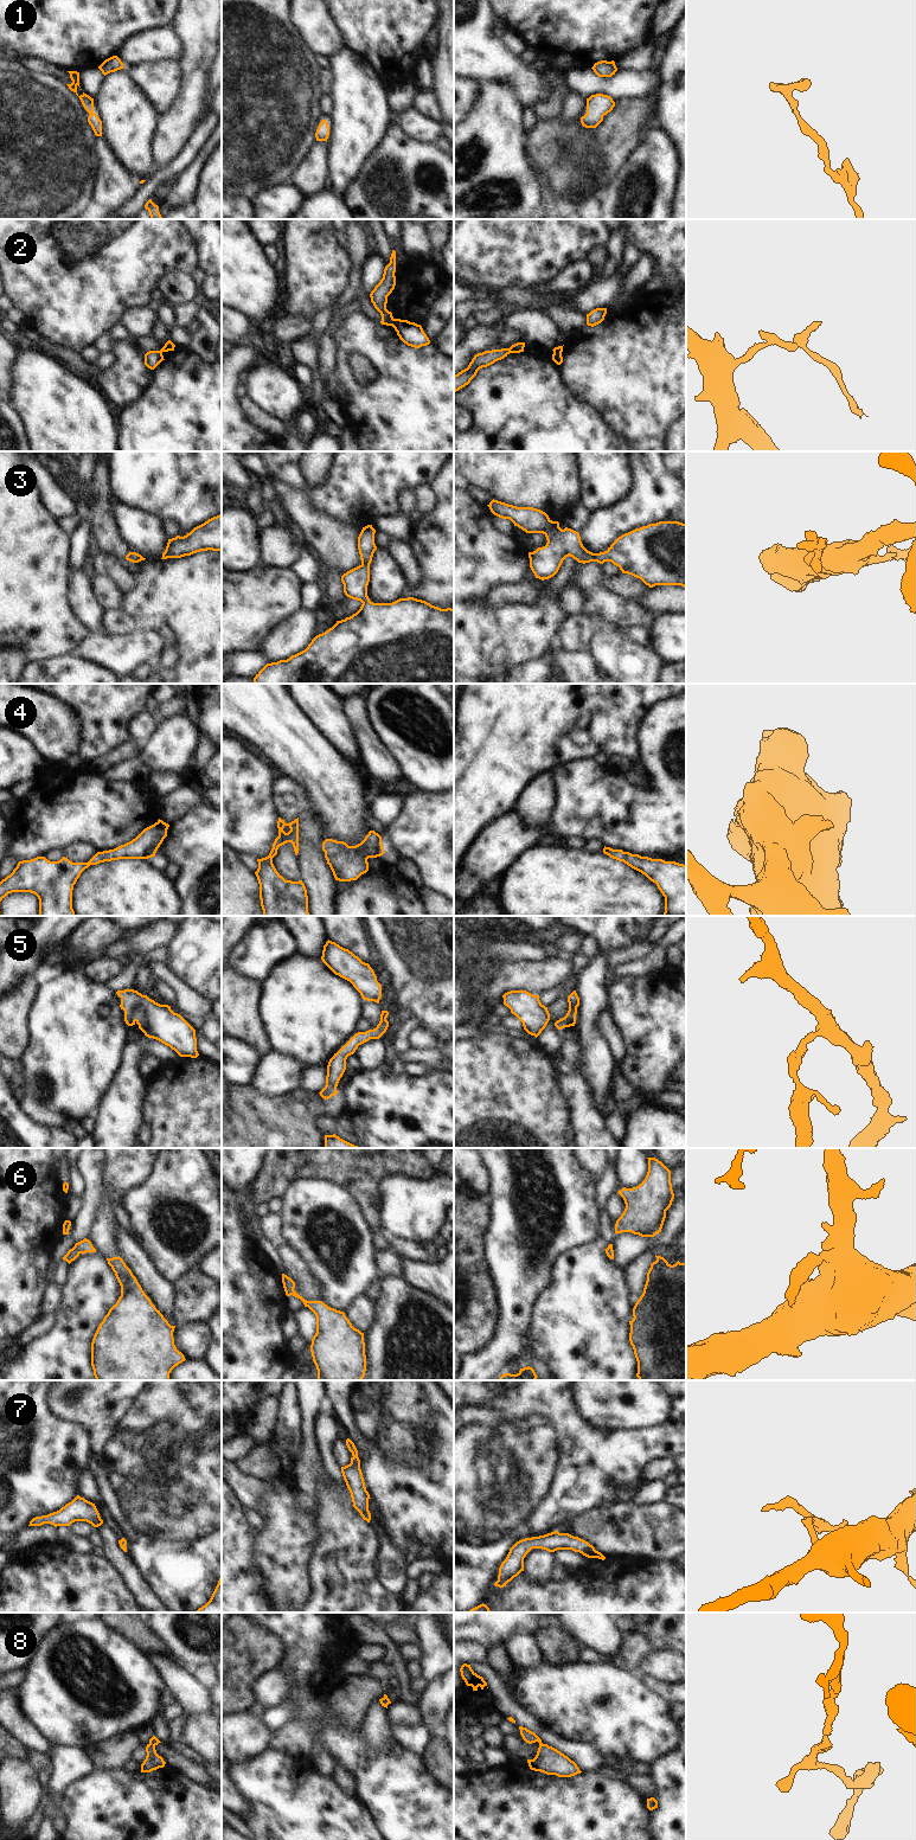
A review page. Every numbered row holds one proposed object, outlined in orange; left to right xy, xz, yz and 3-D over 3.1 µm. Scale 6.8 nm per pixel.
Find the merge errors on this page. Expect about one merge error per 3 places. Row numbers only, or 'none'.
2

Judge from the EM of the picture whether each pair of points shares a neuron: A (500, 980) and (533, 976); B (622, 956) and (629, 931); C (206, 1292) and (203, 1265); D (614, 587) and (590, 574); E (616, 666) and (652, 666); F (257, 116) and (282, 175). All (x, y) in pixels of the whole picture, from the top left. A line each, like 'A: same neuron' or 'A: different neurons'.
A: same neuron
B: different neurons
C: different neurons
D: different neurons
E: same neuron
F: same neuron

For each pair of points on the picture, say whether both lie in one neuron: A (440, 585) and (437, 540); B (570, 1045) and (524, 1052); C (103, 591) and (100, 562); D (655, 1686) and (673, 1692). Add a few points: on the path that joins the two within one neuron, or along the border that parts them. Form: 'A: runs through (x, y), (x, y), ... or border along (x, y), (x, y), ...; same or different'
A: runs through (440, 575), (440, 551); same
B: border along (548, 1056), (556, 1069), (558, 1082); different
C: border along (90, 572), (97, 576), (107, 576), (123, 594); different
D: runs through (660, 1688), (668, 1692); same

